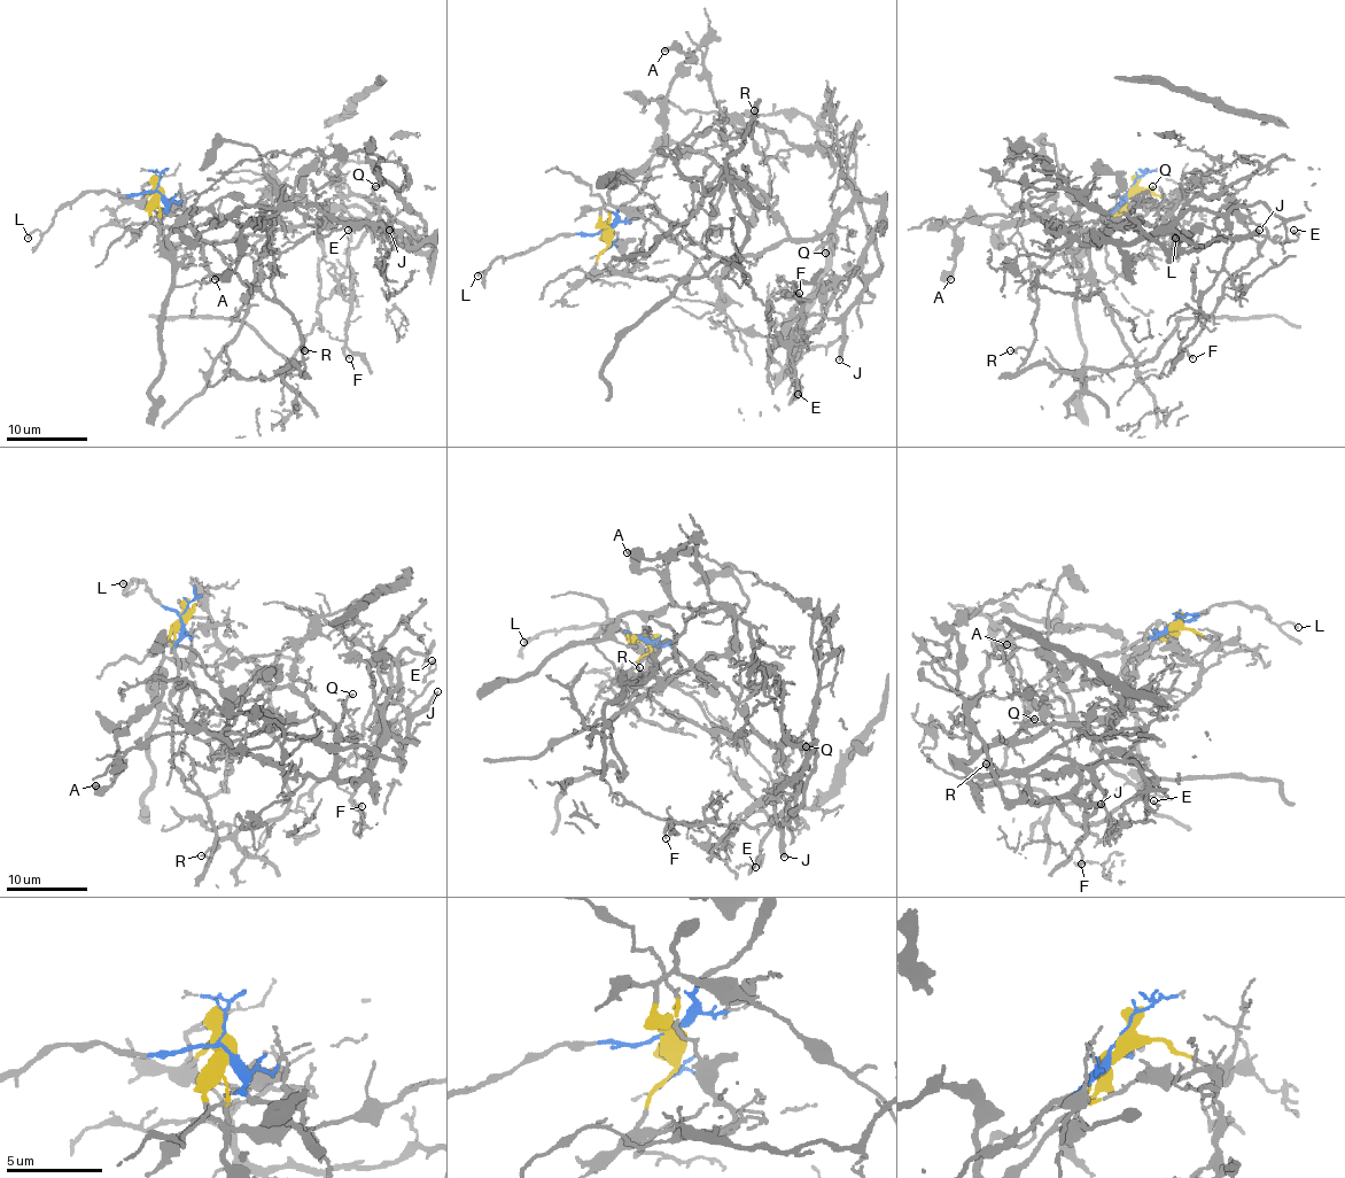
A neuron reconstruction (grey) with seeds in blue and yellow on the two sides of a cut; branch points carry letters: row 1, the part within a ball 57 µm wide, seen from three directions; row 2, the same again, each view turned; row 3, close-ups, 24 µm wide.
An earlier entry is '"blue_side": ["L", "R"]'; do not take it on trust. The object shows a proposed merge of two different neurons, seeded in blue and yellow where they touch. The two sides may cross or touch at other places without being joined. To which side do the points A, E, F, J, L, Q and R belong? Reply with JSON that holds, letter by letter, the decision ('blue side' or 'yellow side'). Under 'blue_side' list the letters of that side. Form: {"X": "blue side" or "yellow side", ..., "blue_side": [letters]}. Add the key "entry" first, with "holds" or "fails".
{"entry": "holds", "A": "yellow side", "E": "yellow side", "F": "yellow side", "J": "yellow side", "L": "blue side", "Q": "yellow side", "R": "blue side", "blue_side": ["L", "R"]}

